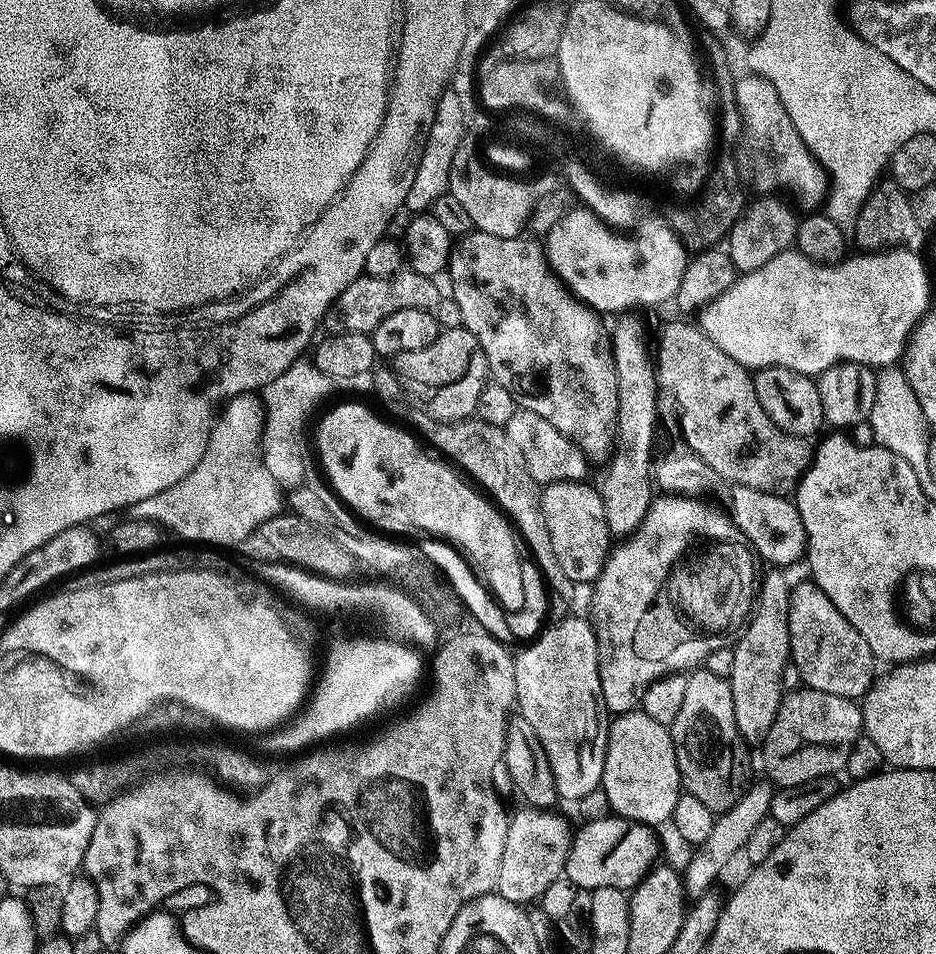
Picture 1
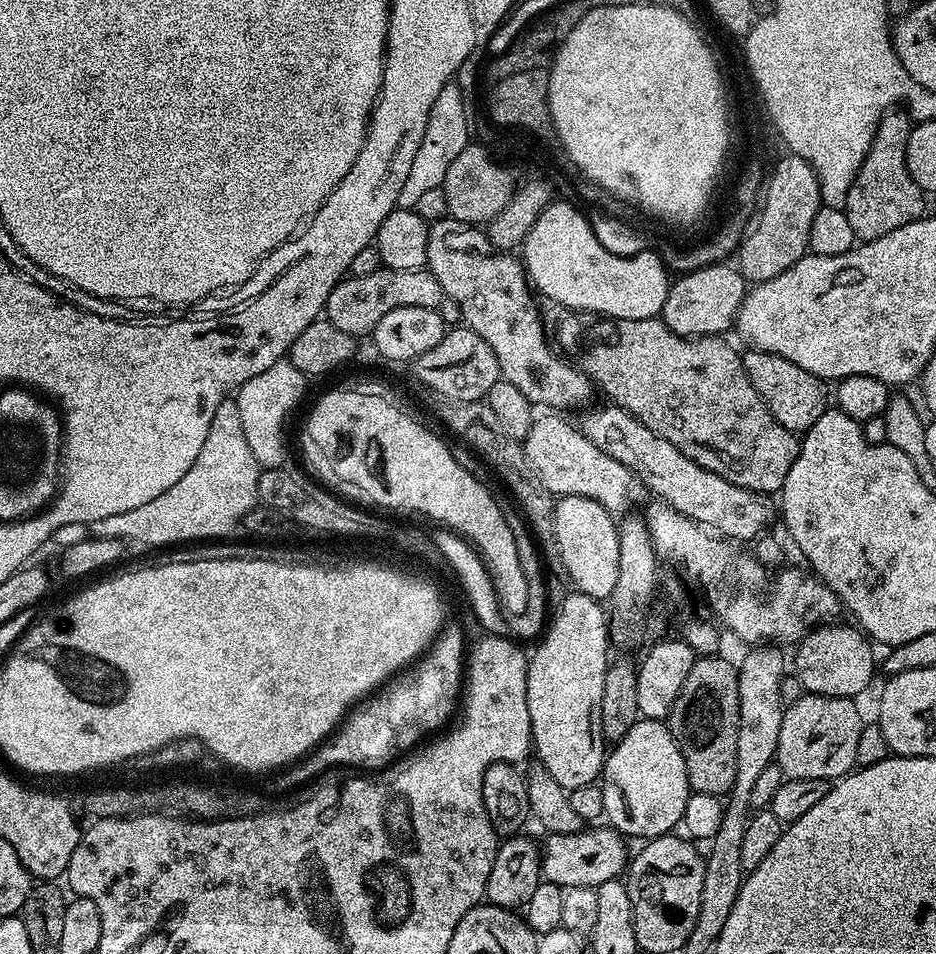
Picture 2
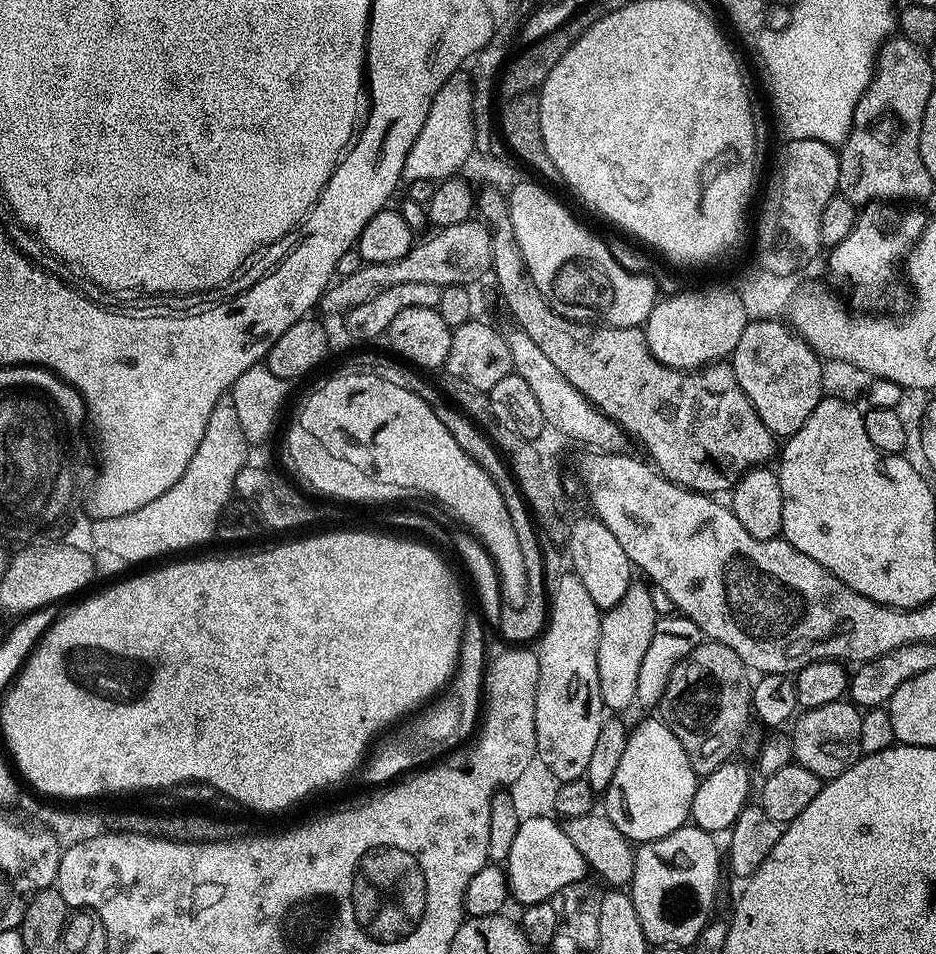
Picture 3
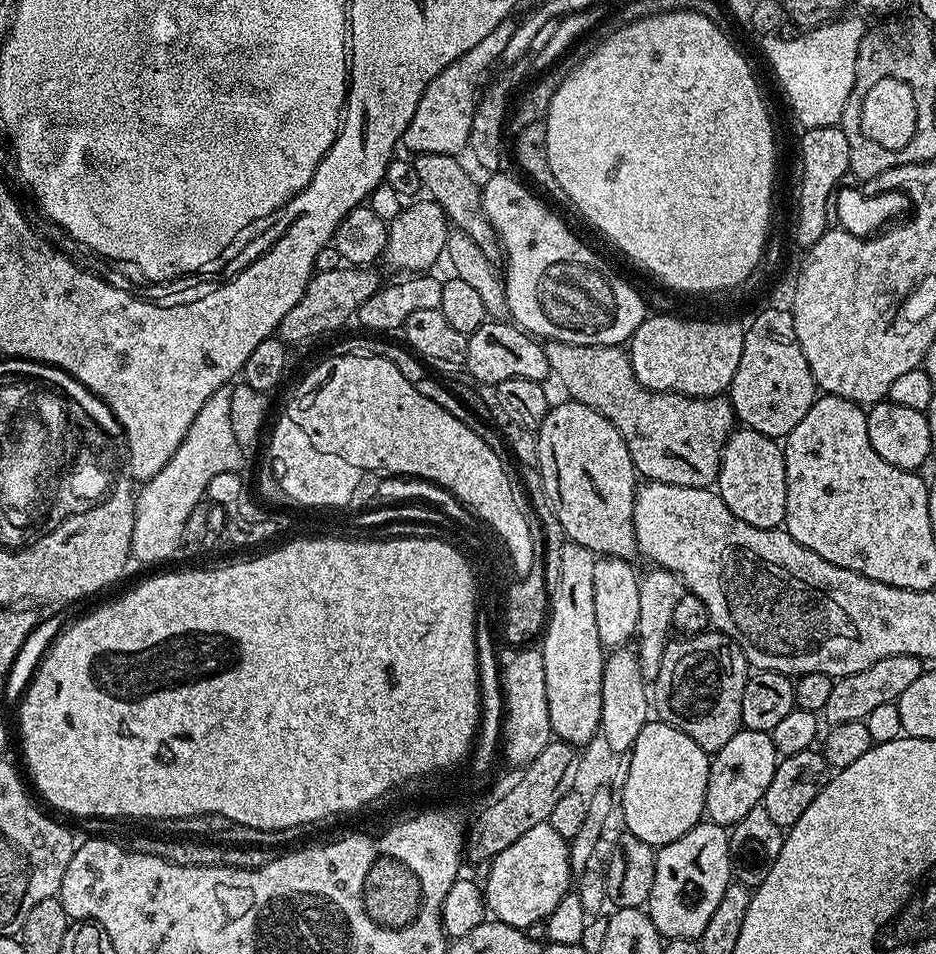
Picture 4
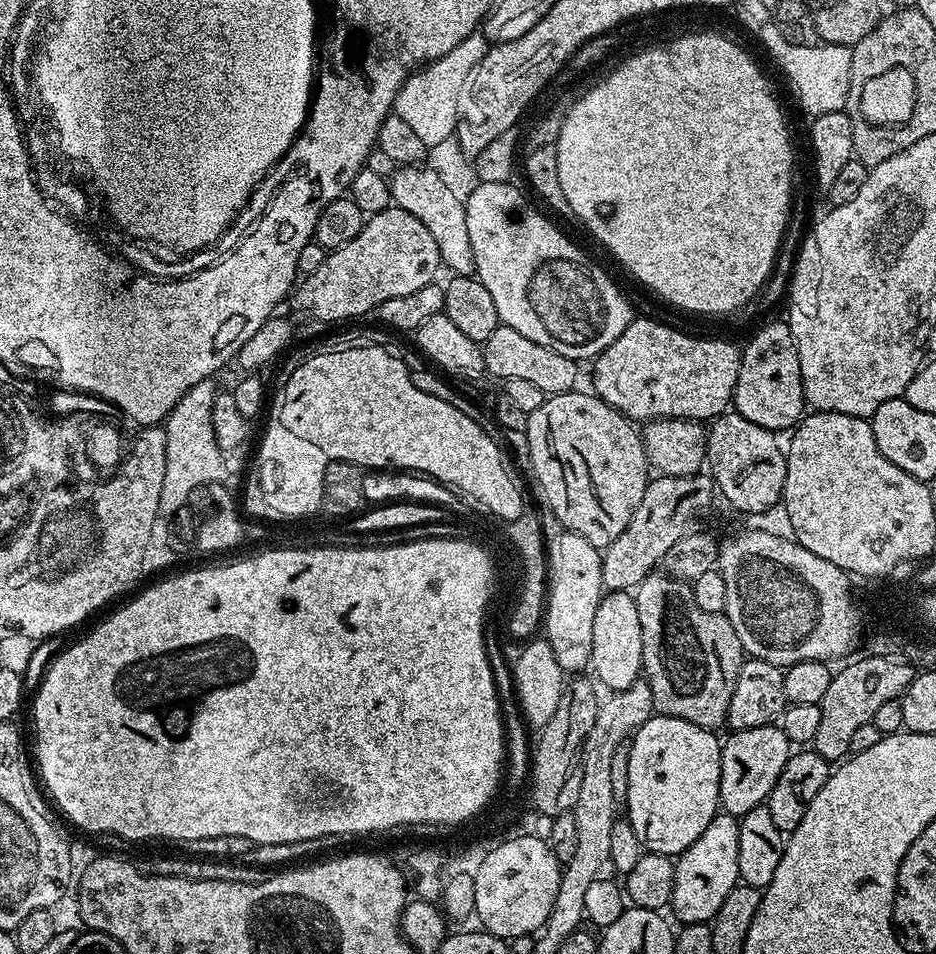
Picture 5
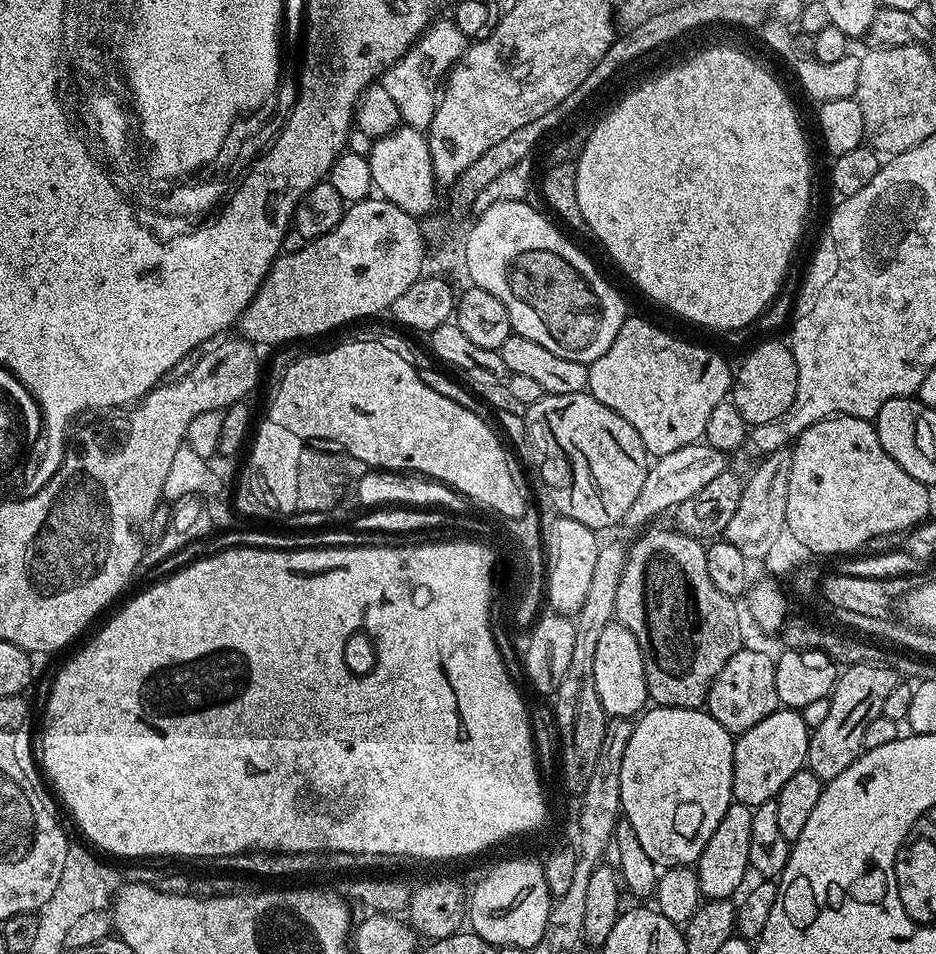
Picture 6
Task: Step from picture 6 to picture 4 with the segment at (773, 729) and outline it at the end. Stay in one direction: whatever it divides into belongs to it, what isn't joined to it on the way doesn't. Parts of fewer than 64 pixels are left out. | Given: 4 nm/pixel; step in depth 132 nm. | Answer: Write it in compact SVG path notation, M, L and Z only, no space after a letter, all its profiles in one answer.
M744 728L722 750L711 757L708 765L708 785L704 810L707 819L714 824L731 826L737 824L750 810L754 810L763 801L766 786L770 786L770 778L774 778L774 770L778 763L778 753L771 735L767 732L755 732Z

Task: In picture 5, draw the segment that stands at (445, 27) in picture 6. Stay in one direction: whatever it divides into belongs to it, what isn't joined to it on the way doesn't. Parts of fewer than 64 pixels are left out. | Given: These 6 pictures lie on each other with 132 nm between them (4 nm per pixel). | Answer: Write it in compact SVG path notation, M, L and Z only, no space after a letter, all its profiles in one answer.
M477 30L462 38L462 42L458 42L450 54L442 54L442 58L417 67L398 90L394 115L408 123L414 134L418 134L418 138L430 146L453 136L460 120L460 101L464 98L472 71L478 62L482 62L482 58L486 58L489 47L489 40L482 31Z

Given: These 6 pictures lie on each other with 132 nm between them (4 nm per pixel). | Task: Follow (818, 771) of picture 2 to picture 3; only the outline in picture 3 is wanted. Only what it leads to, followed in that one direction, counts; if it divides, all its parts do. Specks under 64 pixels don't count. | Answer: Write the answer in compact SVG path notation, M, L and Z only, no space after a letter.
M841 698L826 706L809 708L795 717L790 728L792 759L806 766L810 774L818 774L822 782L838 778L860 759L862 753L862 712L855 704Z

